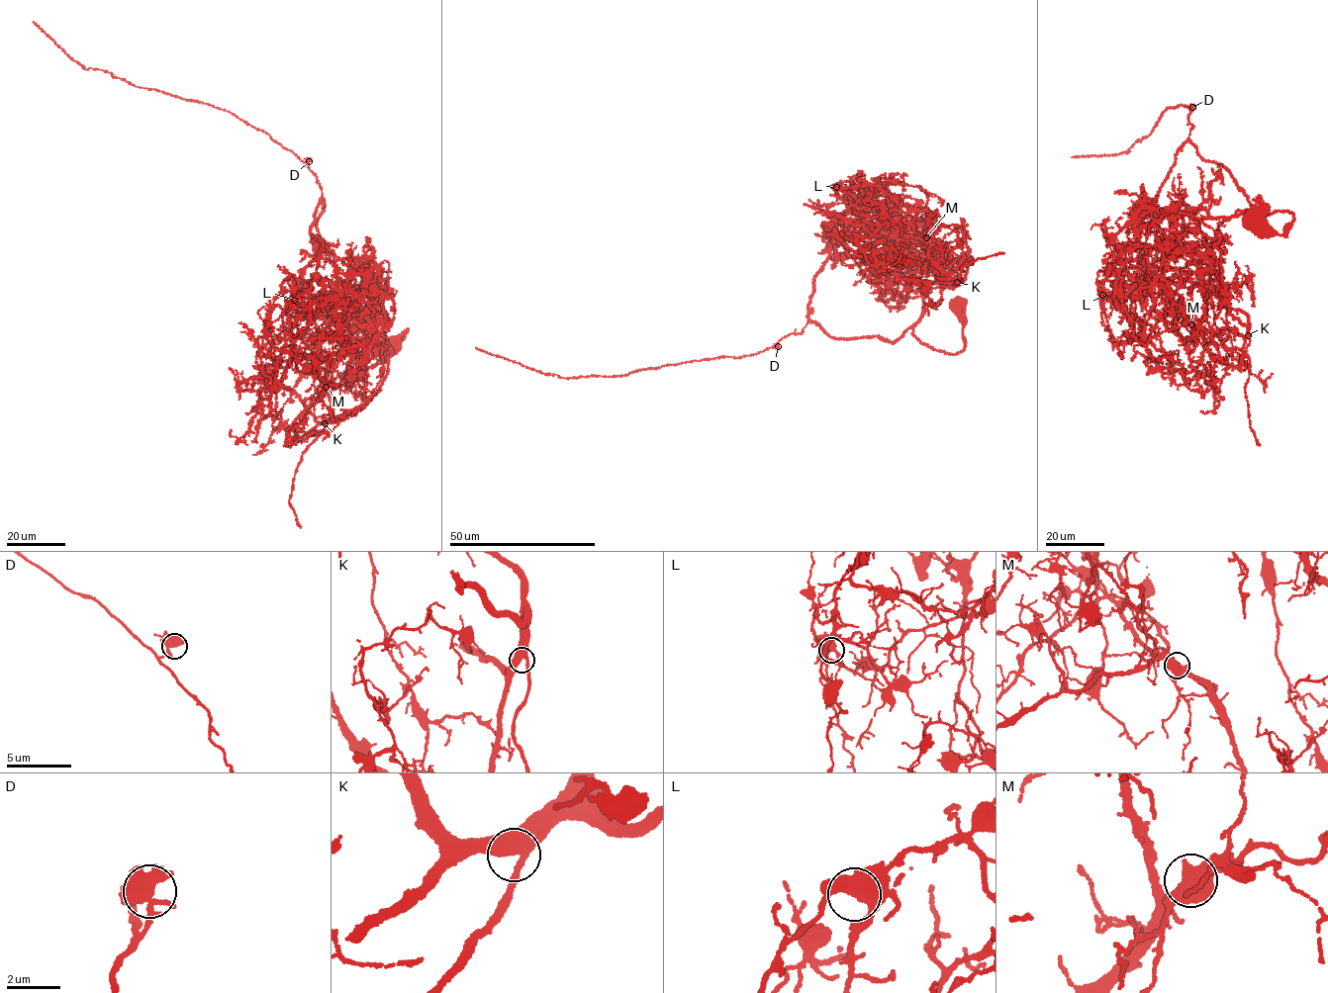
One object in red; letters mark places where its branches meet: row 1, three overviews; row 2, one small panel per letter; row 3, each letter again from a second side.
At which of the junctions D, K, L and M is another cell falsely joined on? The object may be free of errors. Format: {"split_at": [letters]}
{"split_at": ["M"]}

